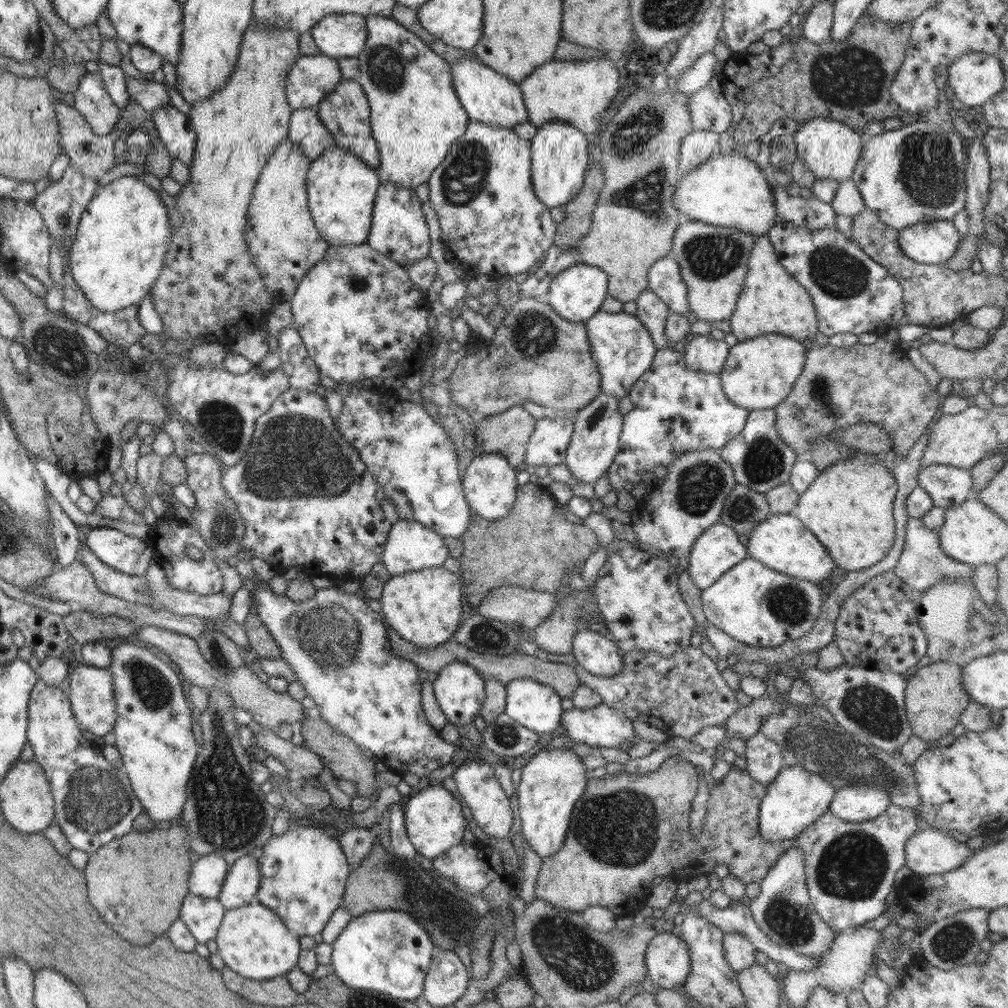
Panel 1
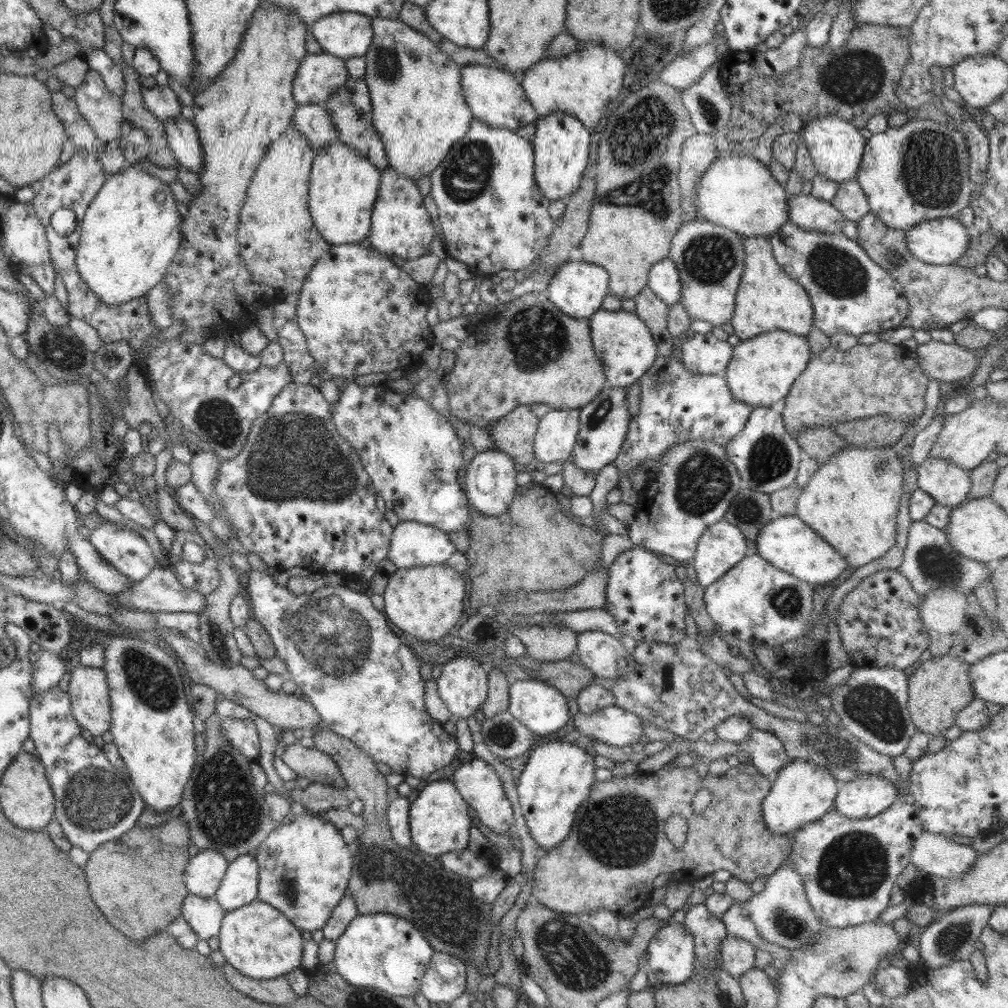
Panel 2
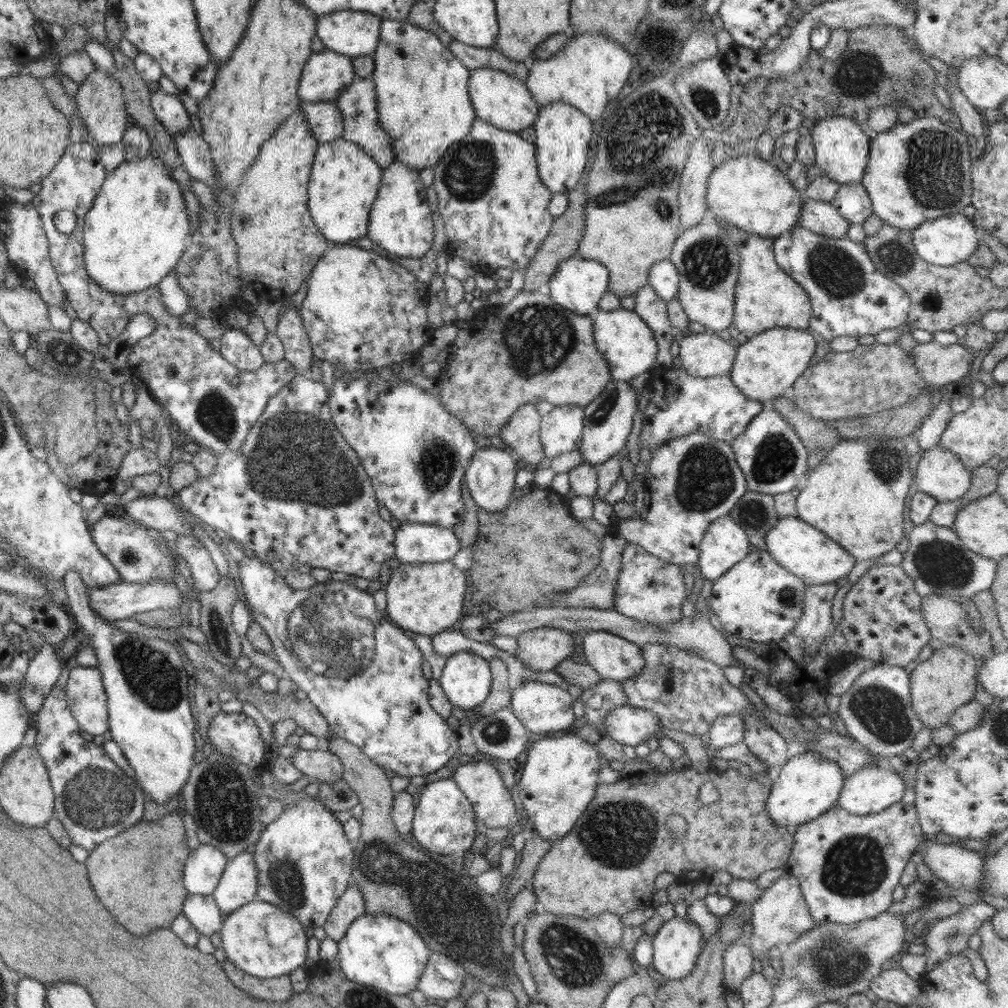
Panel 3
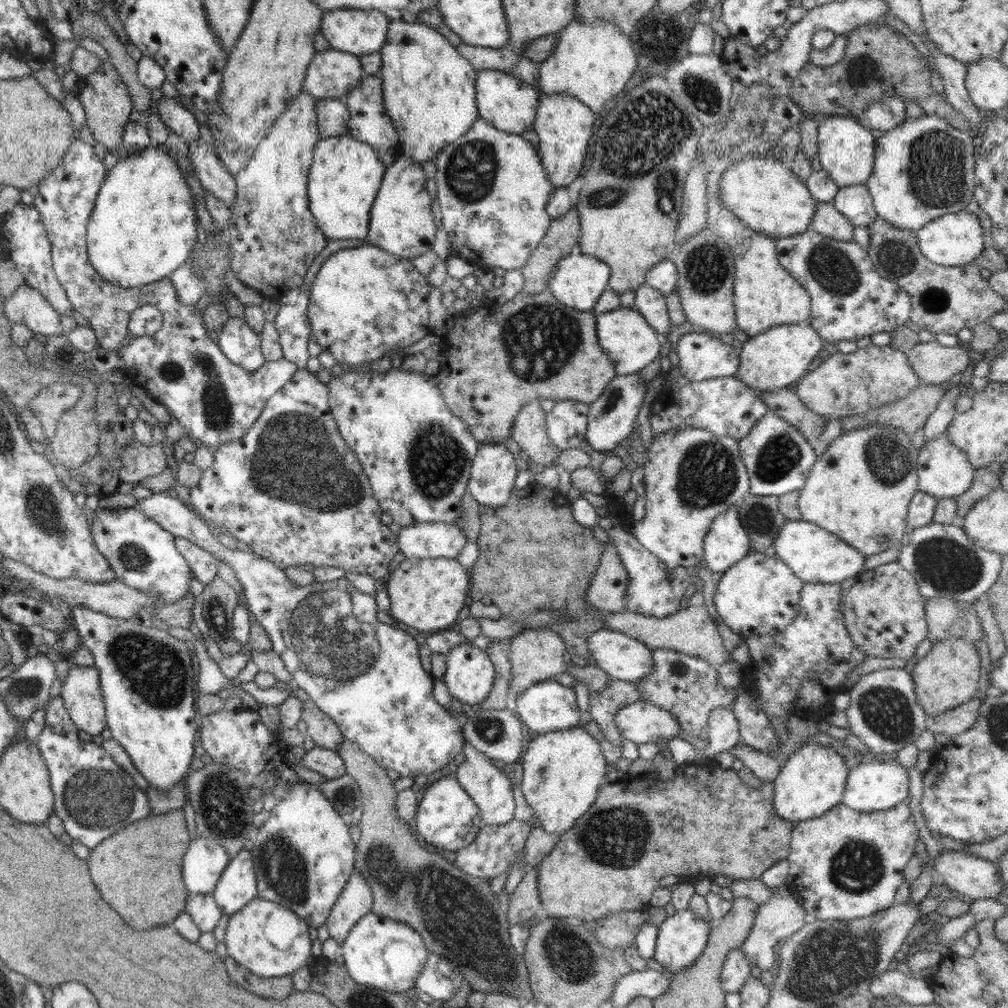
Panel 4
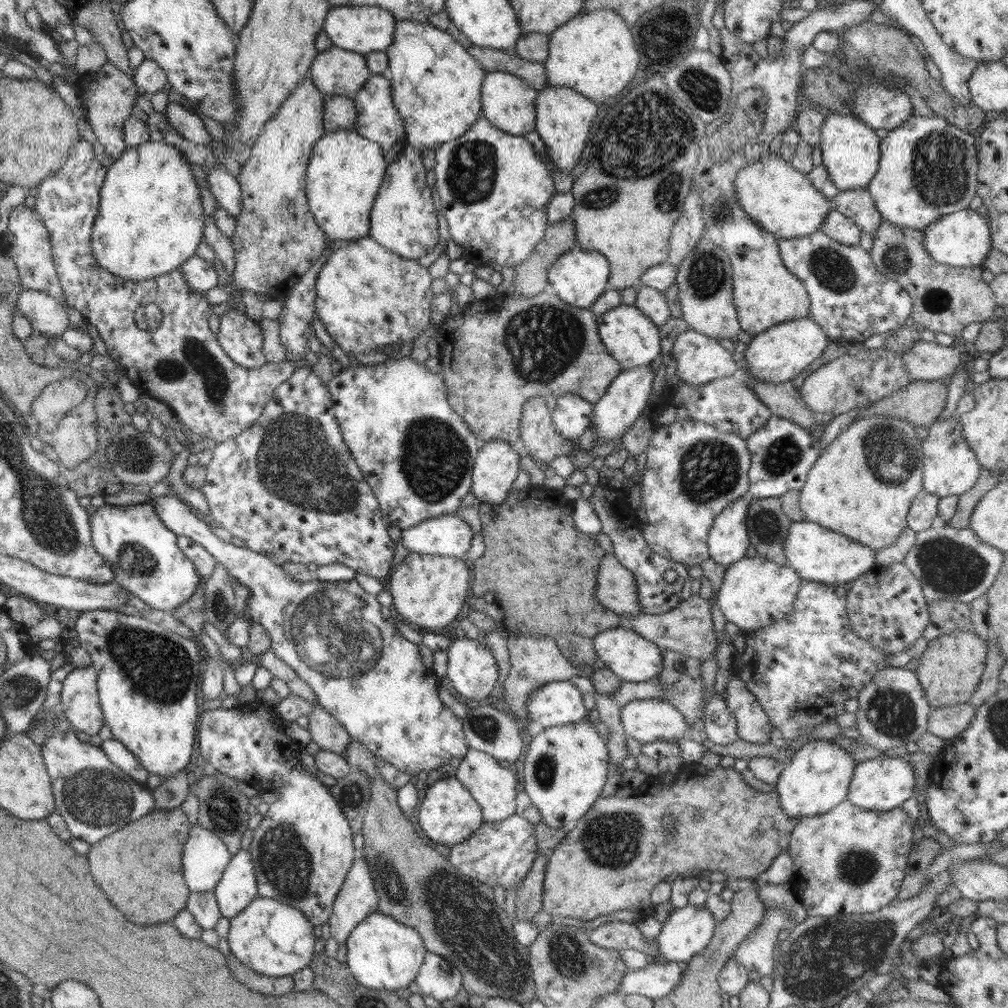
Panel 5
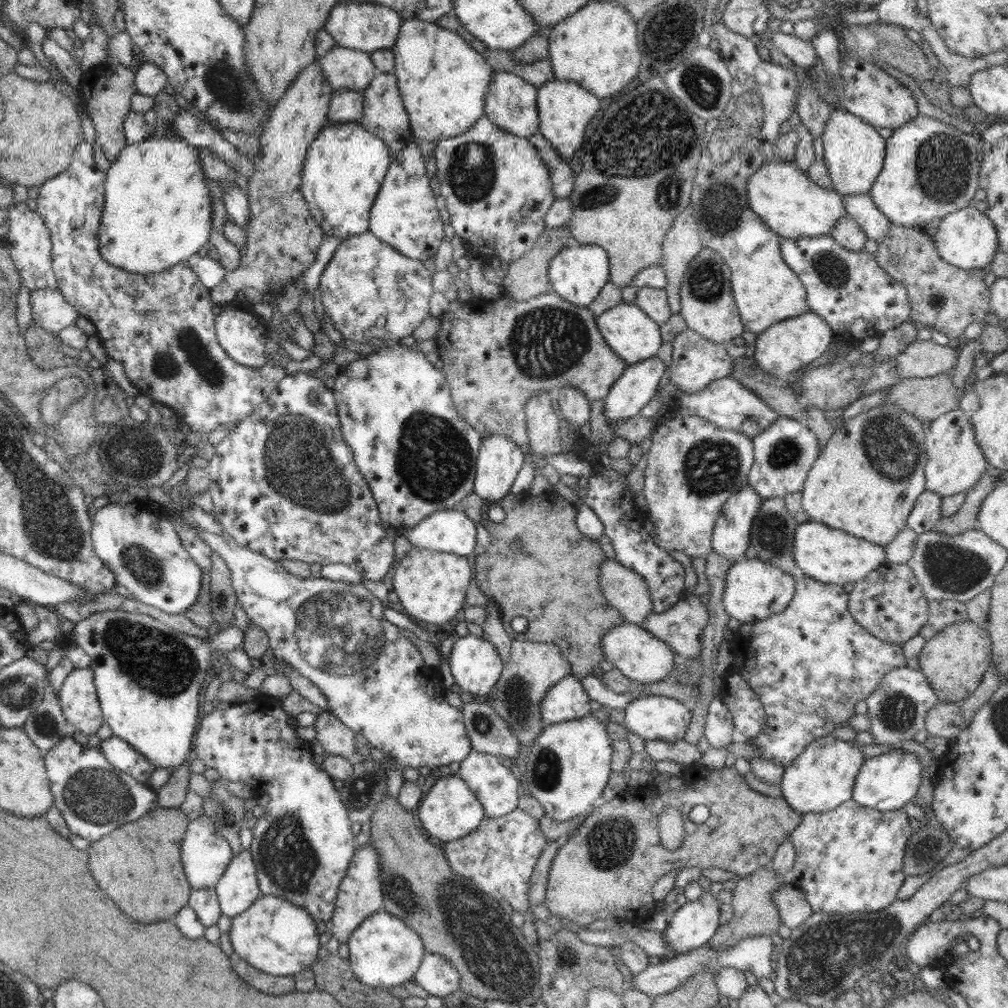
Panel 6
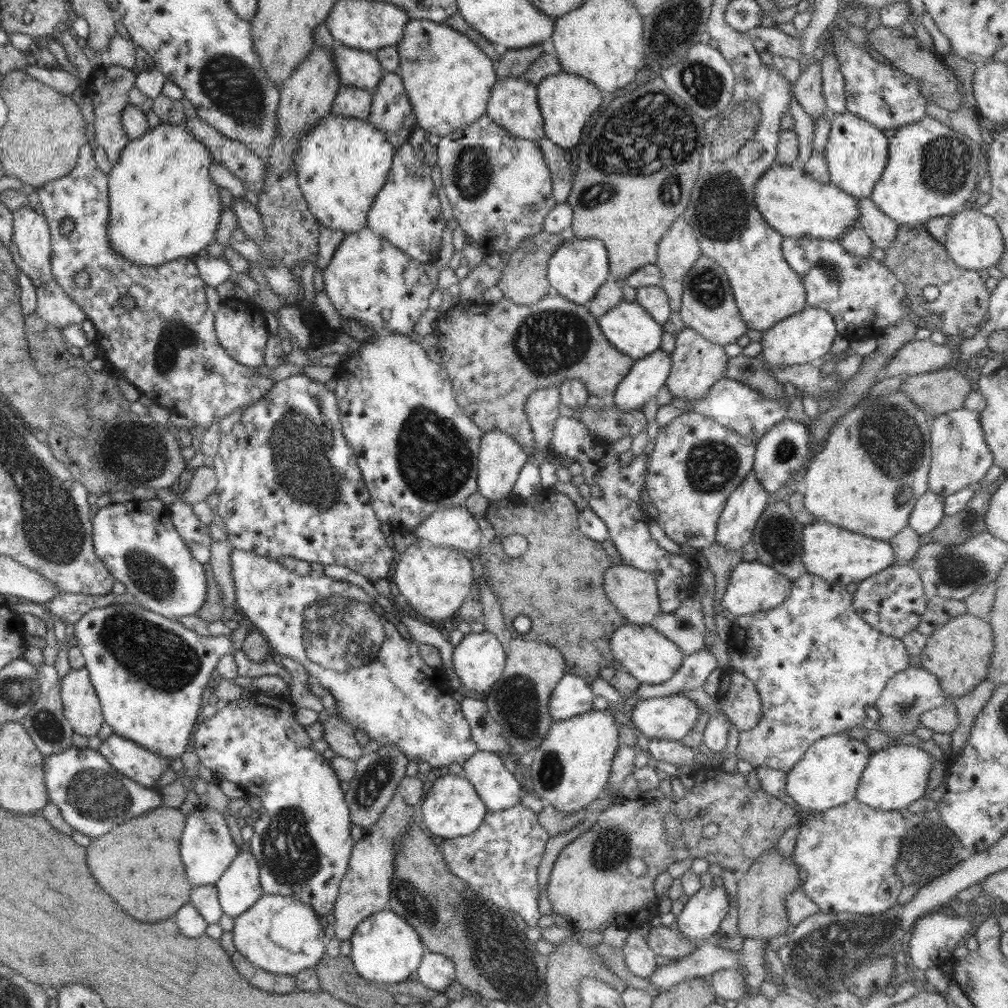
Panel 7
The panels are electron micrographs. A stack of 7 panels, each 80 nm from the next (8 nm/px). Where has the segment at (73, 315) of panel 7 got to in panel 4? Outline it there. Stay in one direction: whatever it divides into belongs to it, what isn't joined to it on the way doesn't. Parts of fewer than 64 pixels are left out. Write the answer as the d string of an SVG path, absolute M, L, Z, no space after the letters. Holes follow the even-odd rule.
M26 283L3 302L6 318L13 324L26 324L37 336L64 335L57 310L42 293Z

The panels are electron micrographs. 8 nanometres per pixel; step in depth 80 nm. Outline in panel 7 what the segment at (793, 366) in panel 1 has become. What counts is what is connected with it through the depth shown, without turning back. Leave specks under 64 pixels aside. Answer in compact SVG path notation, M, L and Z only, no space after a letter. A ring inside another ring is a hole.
M807 306L804 310L777 322L769 330L763 332L759 355L765 364L770 366L790 366L791 364L818 363L826 354L838 331L831 314L820 308Z

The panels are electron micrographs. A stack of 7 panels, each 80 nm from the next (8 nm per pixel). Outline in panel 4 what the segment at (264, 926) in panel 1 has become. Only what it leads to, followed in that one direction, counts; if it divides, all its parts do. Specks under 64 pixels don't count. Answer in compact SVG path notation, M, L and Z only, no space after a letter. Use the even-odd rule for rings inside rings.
M256 896L256 898L248 902L248 904L243 906L238 912L229 916L227 931L223 940L227 948L228 956L232 957L240 966L248 968L252 974L264 978L286 977L291 975L295 970L307 964L308 957L311 953L313 931L307 922L304 922L303 919L294 912L288 912L288 914L292 914L292 916L296 918L296 920L294 920L296 924L292 924L292 928L290 928L290 926L284 928L284 930L296 930L296 932L298 932L296 938L292 940L290 948L278 950L278 948L266 938L264 926L268 926L270 914L272 914L274 910L278 910L278 908L280 908L279 904Z

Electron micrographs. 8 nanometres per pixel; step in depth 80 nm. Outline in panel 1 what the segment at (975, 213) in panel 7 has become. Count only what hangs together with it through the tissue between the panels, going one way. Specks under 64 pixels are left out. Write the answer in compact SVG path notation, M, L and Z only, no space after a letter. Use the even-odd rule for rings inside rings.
M924 221L899 230L901 251L922 264L942 264L957 251L961 236L953 221Z

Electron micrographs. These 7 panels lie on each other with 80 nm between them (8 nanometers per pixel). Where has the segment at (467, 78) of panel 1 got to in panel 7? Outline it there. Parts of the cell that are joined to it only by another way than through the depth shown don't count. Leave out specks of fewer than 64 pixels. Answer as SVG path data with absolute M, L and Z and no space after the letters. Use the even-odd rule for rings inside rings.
M521 77L498 80L492 88L487 105L486 115L508 133L534 142L536 139L545 137L544 119L542 119L538 104L537 87L527 80Z

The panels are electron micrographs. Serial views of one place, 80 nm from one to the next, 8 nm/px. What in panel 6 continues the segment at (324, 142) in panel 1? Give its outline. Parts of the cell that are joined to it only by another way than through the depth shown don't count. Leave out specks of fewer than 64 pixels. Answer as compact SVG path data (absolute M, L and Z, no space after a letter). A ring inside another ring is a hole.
M352 90L334 91L329 102L328 123L336 125L338 123L359 122L364 115L363 98L363 93Z

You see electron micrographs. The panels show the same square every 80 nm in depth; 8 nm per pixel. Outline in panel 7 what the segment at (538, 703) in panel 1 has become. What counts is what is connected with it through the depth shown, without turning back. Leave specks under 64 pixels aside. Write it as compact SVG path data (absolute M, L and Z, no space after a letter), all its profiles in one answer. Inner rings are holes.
M566 673L551 692L548 703L549 715L554 721L558 721L584 714L592 709L594 697L584 678Z

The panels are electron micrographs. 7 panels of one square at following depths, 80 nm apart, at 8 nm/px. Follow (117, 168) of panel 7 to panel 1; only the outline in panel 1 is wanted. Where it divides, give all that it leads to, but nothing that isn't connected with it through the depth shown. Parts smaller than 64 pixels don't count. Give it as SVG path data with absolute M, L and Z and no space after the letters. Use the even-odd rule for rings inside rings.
M124 175L99 188L83 210L69 248L69 270L90 304L102 312L117 312L139 304L151 292L160 274L170 242L169 210L162 199L136 175Z

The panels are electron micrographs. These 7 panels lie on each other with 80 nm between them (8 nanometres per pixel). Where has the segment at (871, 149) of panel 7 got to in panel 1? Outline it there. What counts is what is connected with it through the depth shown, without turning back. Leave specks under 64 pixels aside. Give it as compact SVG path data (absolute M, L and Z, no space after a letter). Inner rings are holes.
M812 118L800 124L794 136L797 158L801 158L808 170L818 179L831 178L837 181L850 179L860 158L864 137L842 122L828 118Z

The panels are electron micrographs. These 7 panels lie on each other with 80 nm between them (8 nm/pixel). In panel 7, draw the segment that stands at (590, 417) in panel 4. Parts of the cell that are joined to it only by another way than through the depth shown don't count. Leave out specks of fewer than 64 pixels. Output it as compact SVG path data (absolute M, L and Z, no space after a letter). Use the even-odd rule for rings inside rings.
M661 348L634 361L628 374L618 383L609 403L630 412L656 397L671 373L672 359Z

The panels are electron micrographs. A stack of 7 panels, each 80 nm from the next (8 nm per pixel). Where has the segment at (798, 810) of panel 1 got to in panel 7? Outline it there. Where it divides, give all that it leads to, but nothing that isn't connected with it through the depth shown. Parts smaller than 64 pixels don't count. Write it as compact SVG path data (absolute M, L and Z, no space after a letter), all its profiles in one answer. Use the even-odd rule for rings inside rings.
M845 733L831 734L813 742L800 760L787 772L784 792L794 799L804 812L826 811L856 798L857 786L872 754L865 741L852 739Z

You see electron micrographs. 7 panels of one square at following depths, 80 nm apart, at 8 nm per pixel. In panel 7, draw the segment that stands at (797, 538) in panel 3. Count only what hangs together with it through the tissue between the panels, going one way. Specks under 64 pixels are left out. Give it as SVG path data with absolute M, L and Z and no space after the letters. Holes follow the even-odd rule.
M816 522L812 526L804 526L802 532L802 563L806 571L820 579L832 584L840 584L846 587L847 584L858 584L864 579L888 566L896 565L896 553L888 541L880 541L855 534L838 526Z

